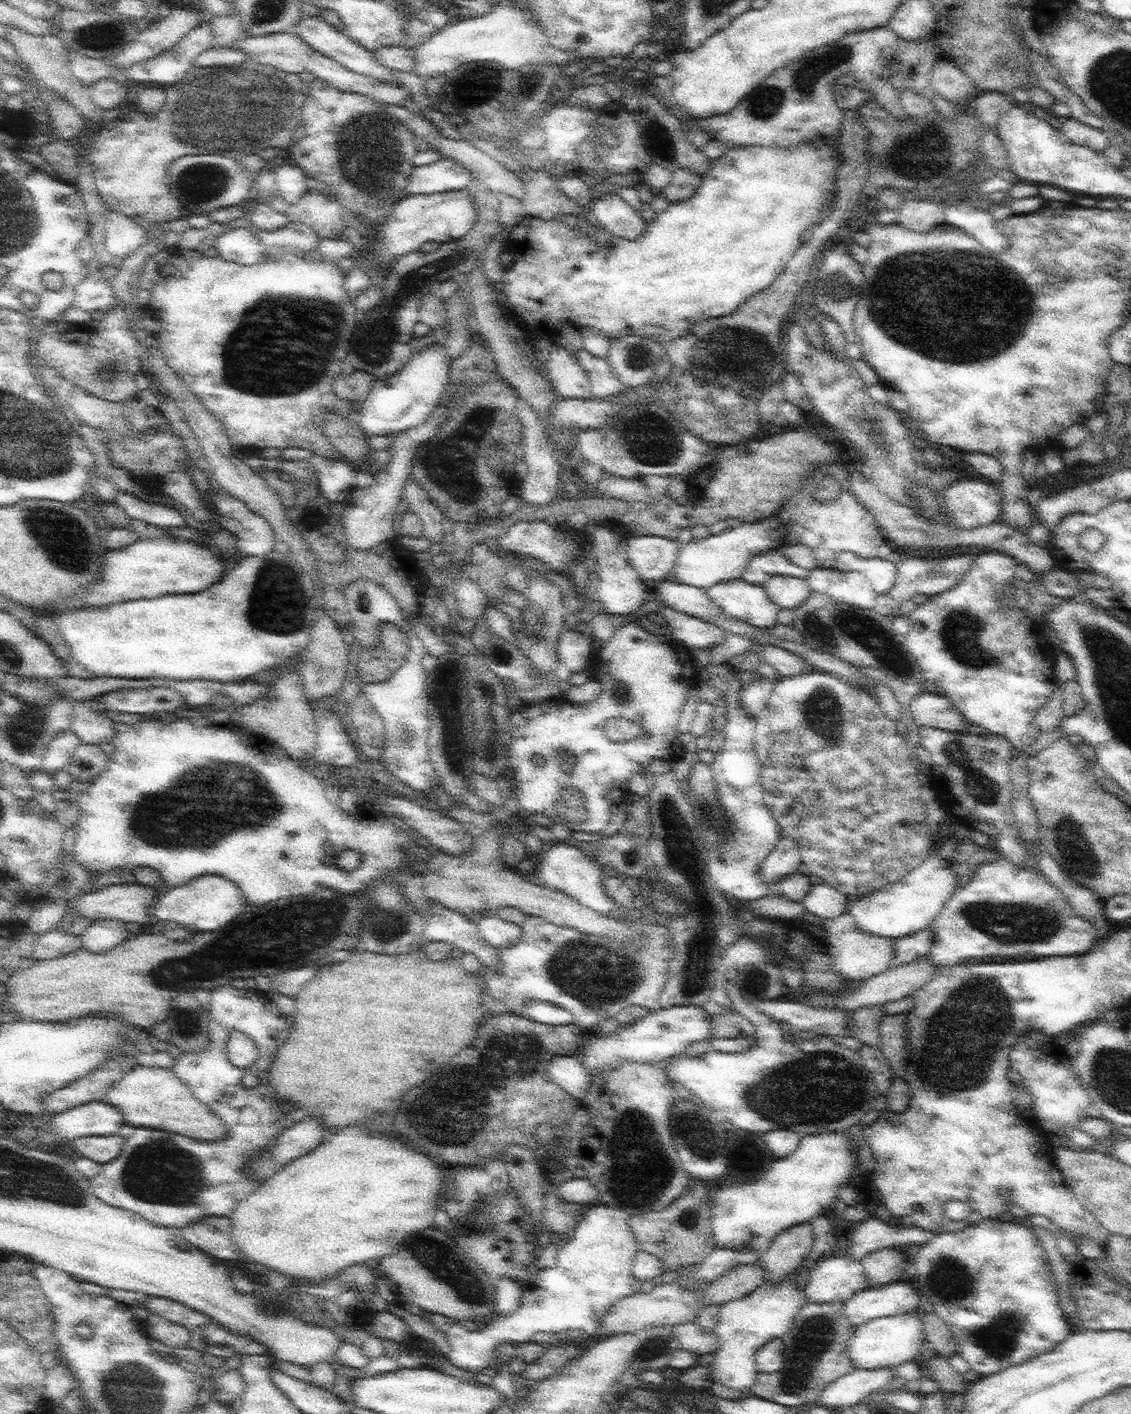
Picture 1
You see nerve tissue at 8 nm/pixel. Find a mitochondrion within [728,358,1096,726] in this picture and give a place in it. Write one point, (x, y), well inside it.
(825, 627)

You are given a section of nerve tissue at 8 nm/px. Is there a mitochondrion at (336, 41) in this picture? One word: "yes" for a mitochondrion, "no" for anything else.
no

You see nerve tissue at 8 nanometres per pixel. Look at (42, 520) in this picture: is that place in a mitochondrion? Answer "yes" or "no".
yes

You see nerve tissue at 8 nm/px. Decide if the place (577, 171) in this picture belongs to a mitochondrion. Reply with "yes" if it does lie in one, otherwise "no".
no

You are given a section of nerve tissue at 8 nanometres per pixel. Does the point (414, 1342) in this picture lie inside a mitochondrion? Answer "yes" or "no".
no

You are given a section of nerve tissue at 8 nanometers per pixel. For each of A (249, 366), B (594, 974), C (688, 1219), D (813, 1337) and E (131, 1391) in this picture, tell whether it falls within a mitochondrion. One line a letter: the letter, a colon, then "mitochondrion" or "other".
A: mitochondrion
B: mitochondrion
C: mitochondrion
D: mitochondrion
E: mitochondrion

